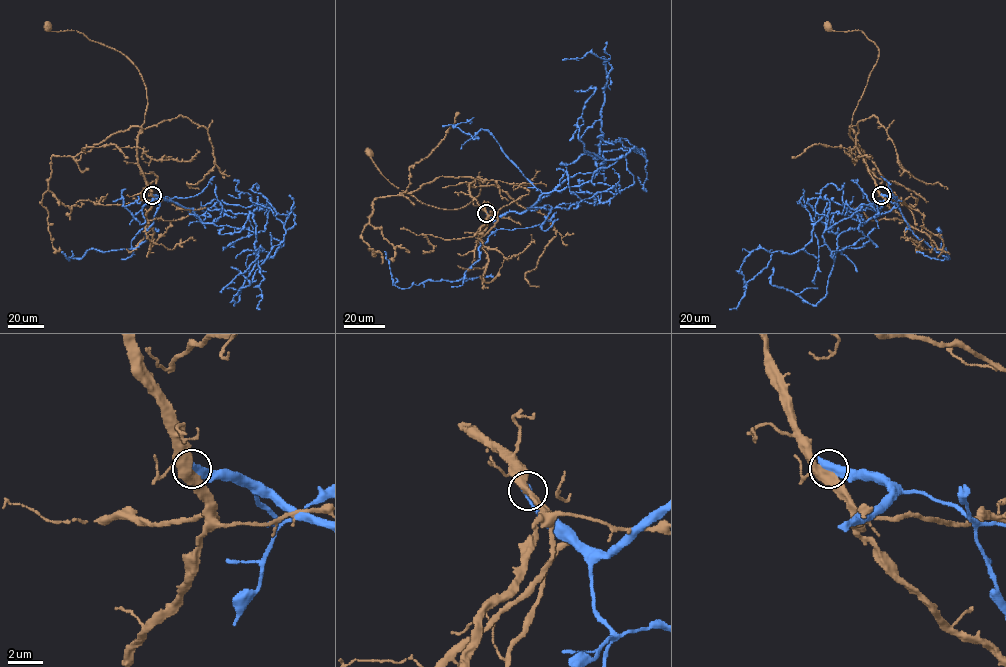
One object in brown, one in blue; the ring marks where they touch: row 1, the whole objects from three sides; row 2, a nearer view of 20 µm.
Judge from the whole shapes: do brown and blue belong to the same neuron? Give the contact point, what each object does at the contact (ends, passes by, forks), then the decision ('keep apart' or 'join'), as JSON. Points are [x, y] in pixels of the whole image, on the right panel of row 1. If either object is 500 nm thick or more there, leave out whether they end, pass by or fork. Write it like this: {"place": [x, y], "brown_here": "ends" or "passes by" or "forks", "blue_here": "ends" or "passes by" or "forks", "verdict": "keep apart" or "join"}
{"place": [881, 195], "verdict": "keep apart"}

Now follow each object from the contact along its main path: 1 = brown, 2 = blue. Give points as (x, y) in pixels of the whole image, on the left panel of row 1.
1: (152, 195), (138, 163), (138, 133), (147, 104), (139, 71), (120, 52), (77, 30), (52, 31), (48, 25)
2: (152, 195), (176, 202), (202, 223), (253, 231), (262, 261), (283, 240), (288, 215), (253, 190), (257, 182)

